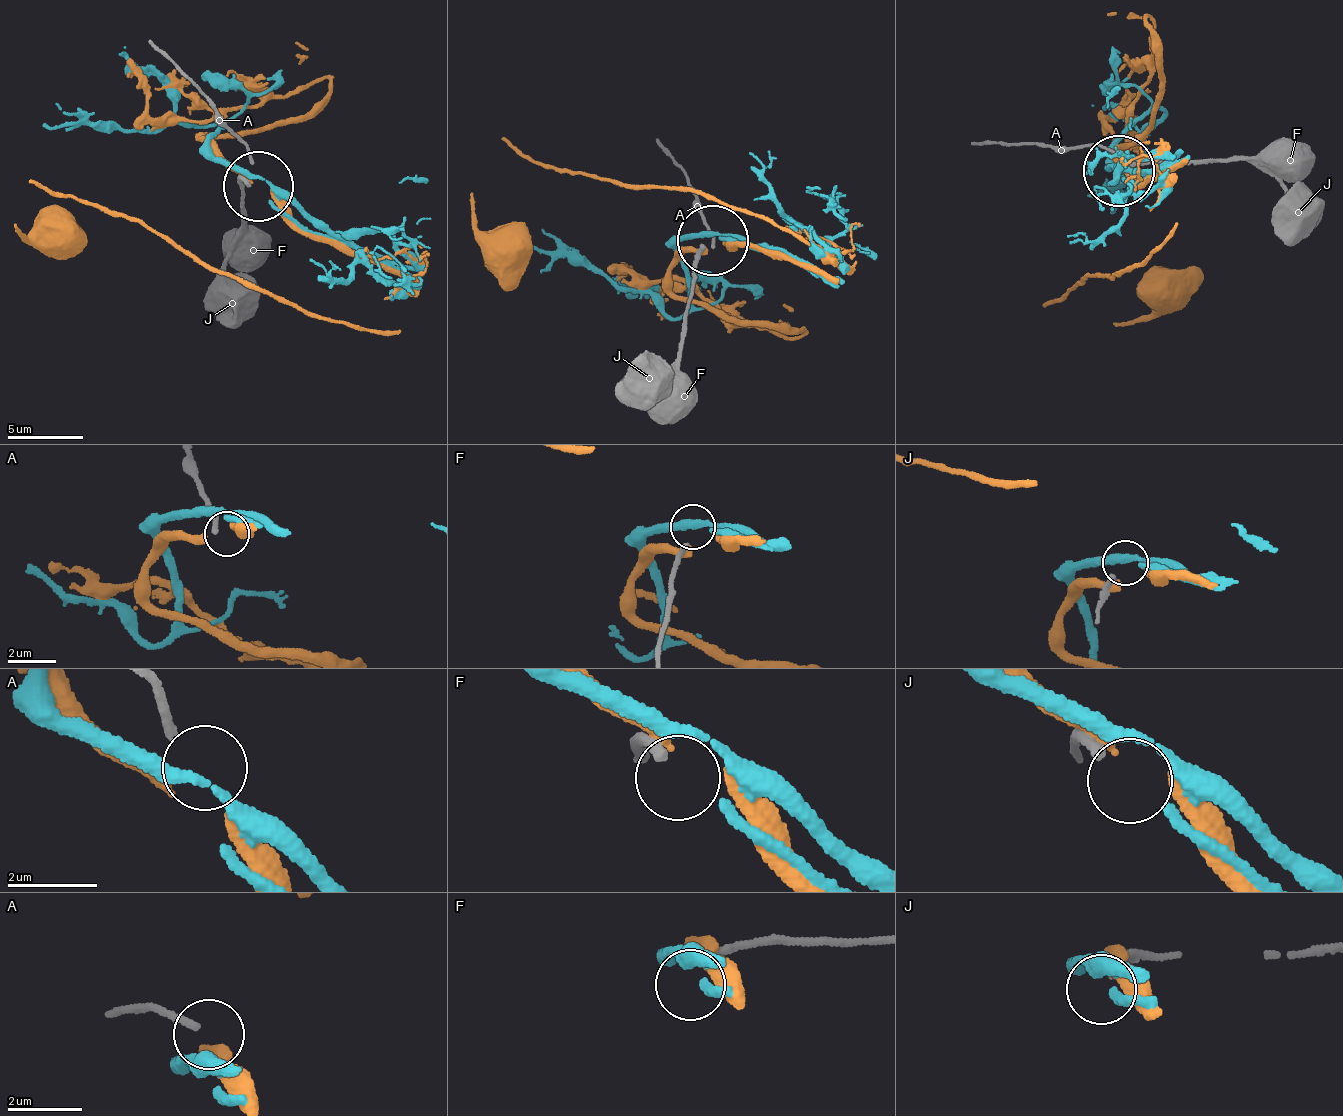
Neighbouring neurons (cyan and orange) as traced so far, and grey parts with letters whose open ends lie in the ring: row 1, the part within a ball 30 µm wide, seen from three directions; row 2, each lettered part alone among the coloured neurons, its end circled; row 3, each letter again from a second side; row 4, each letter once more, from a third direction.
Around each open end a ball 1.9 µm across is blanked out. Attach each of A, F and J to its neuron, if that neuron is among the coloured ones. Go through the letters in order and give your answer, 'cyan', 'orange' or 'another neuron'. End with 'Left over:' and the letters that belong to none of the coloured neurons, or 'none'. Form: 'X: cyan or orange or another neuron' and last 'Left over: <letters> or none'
A: another neuron
F: another neuron
J: cyan
Left over: A, F

